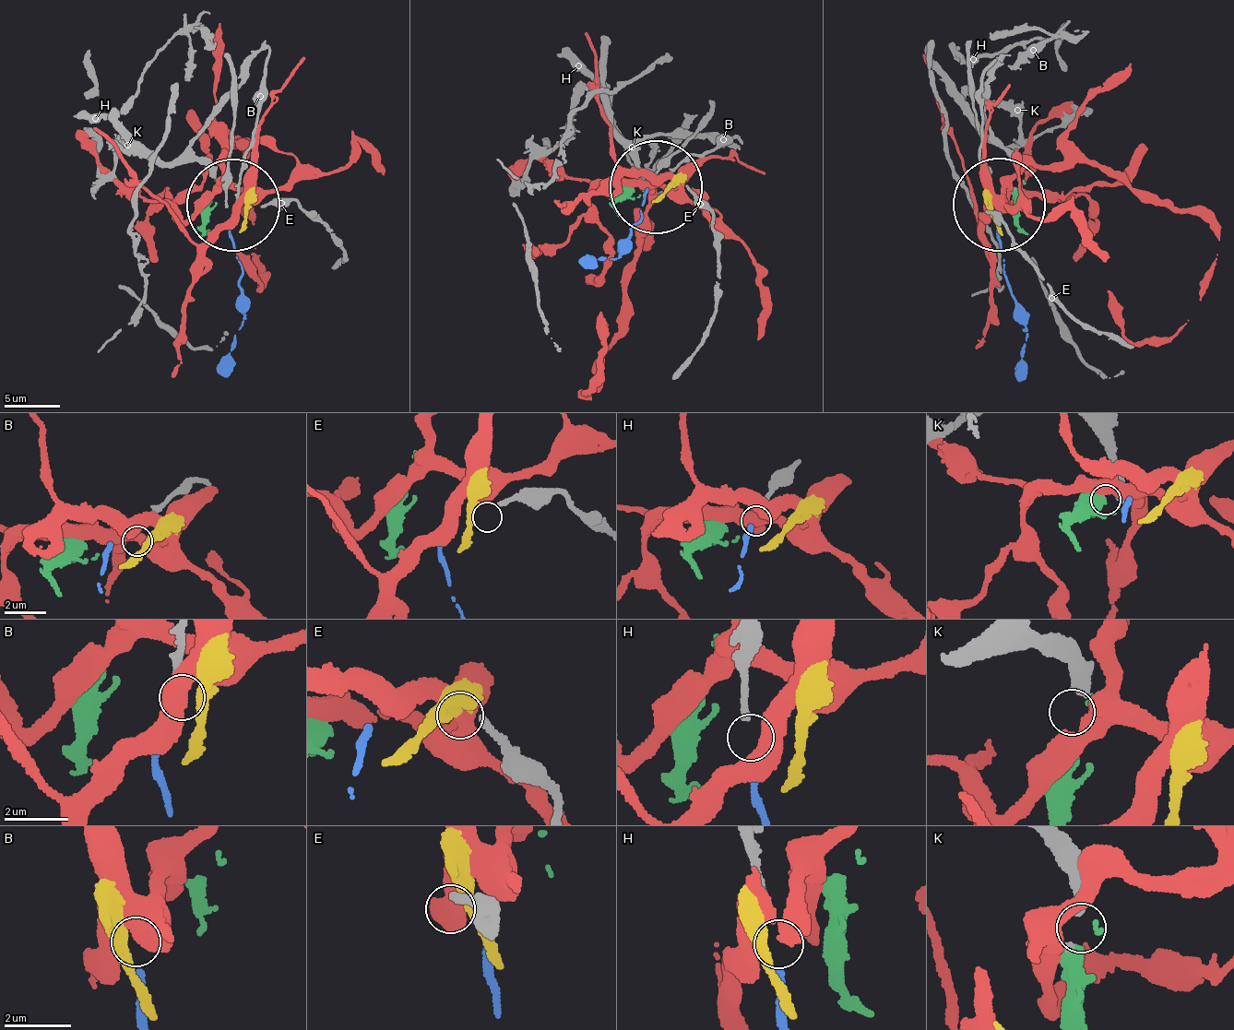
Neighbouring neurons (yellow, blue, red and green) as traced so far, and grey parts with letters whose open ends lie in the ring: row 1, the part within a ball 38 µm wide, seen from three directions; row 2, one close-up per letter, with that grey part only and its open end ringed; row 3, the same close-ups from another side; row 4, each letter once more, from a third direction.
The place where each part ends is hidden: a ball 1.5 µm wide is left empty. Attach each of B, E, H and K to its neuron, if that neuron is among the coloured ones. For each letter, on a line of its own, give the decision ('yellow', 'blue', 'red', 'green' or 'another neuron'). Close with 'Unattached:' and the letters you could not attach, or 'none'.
B: another neuron
E: another neuron
H: blue
K: green
Unattached: B, E

